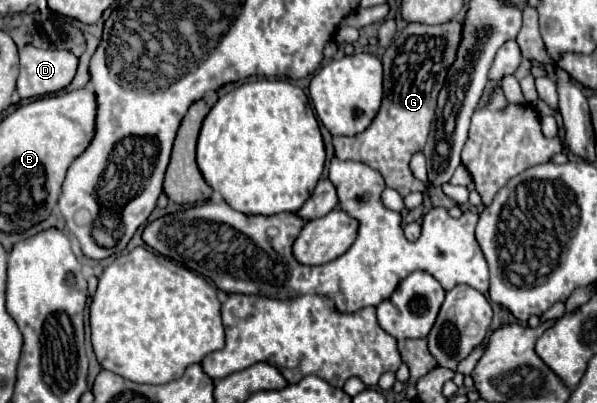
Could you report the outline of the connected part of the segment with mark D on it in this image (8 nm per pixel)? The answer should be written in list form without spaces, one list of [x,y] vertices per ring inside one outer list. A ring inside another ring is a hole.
[[[25,46],[19,50],[21,70],[17,92],[25,98],[37,98],[67,88],[77,72],[77,56],[69,50],[43,50]]]

